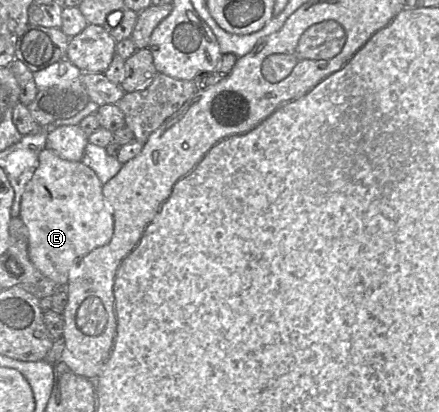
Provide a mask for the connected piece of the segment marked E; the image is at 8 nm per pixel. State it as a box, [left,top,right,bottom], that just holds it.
[20,149,113,287]

